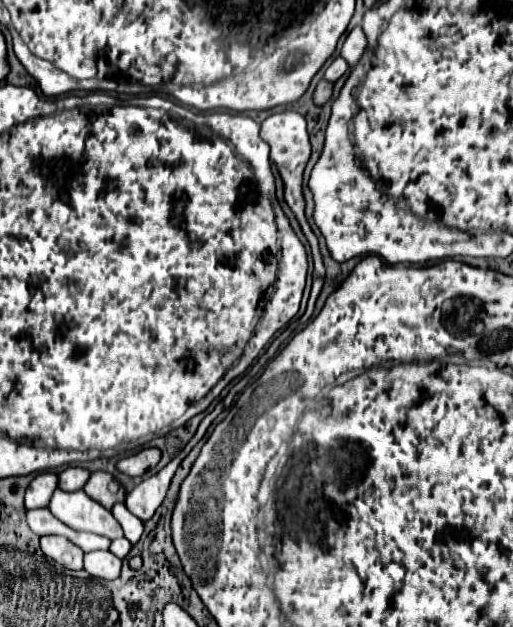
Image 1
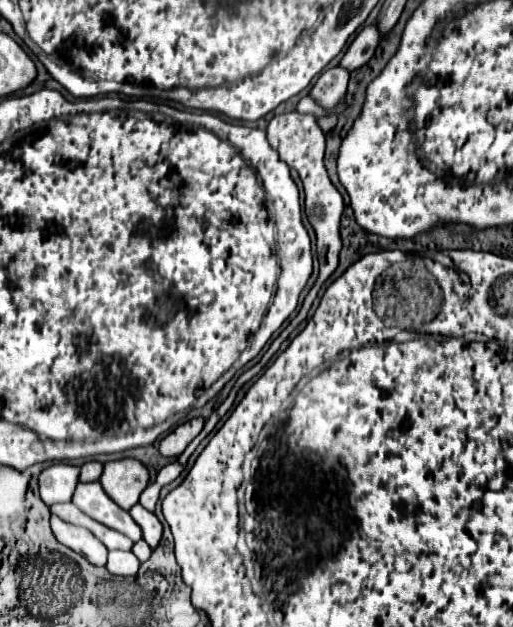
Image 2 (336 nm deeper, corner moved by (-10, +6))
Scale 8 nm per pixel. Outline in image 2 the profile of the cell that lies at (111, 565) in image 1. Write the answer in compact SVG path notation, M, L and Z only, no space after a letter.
M109 551L109 559L107 559L107 571L111 575L121 575L121 577L129 577L135 575L139 569L139 559L131 553L131 551Z

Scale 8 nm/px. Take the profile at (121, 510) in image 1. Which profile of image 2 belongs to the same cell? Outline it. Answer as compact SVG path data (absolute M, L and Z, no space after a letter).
M135 505L129 509L129 515L133 517L133 521L141 527L143 531L143 539L147 541L147 545L151 549L155 549L159 545L159 539L161 539L161 533L163 533L163 527L161 527L161 521L155 517L155 513L147 511L145 507L141 505Z

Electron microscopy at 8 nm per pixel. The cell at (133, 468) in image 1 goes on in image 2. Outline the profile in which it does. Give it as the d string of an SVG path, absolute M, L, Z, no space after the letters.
M191 419L183 425L179 425L175 431L171 431L165 439L161 439L159 443L159 453L167 459L175 459L179 457L185 447L199 435L199 431L203 429L205 421L203 419Z

